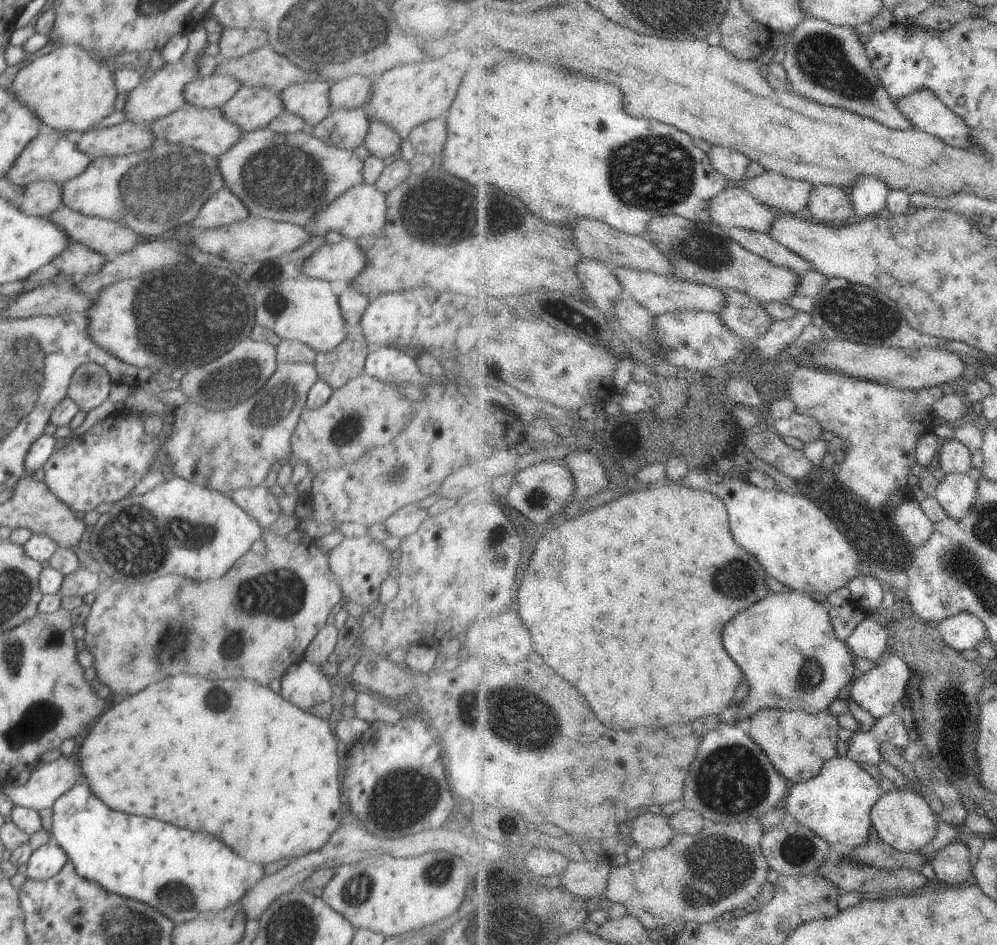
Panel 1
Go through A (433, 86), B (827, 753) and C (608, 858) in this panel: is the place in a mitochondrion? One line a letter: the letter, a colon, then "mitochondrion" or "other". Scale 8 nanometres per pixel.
A: other
B: other
C: other

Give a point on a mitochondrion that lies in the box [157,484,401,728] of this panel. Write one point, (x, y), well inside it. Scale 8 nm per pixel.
(287, 593)

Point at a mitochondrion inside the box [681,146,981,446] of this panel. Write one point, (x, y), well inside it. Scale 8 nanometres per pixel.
(862, 316)

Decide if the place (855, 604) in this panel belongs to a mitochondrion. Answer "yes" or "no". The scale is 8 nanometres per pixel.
no

